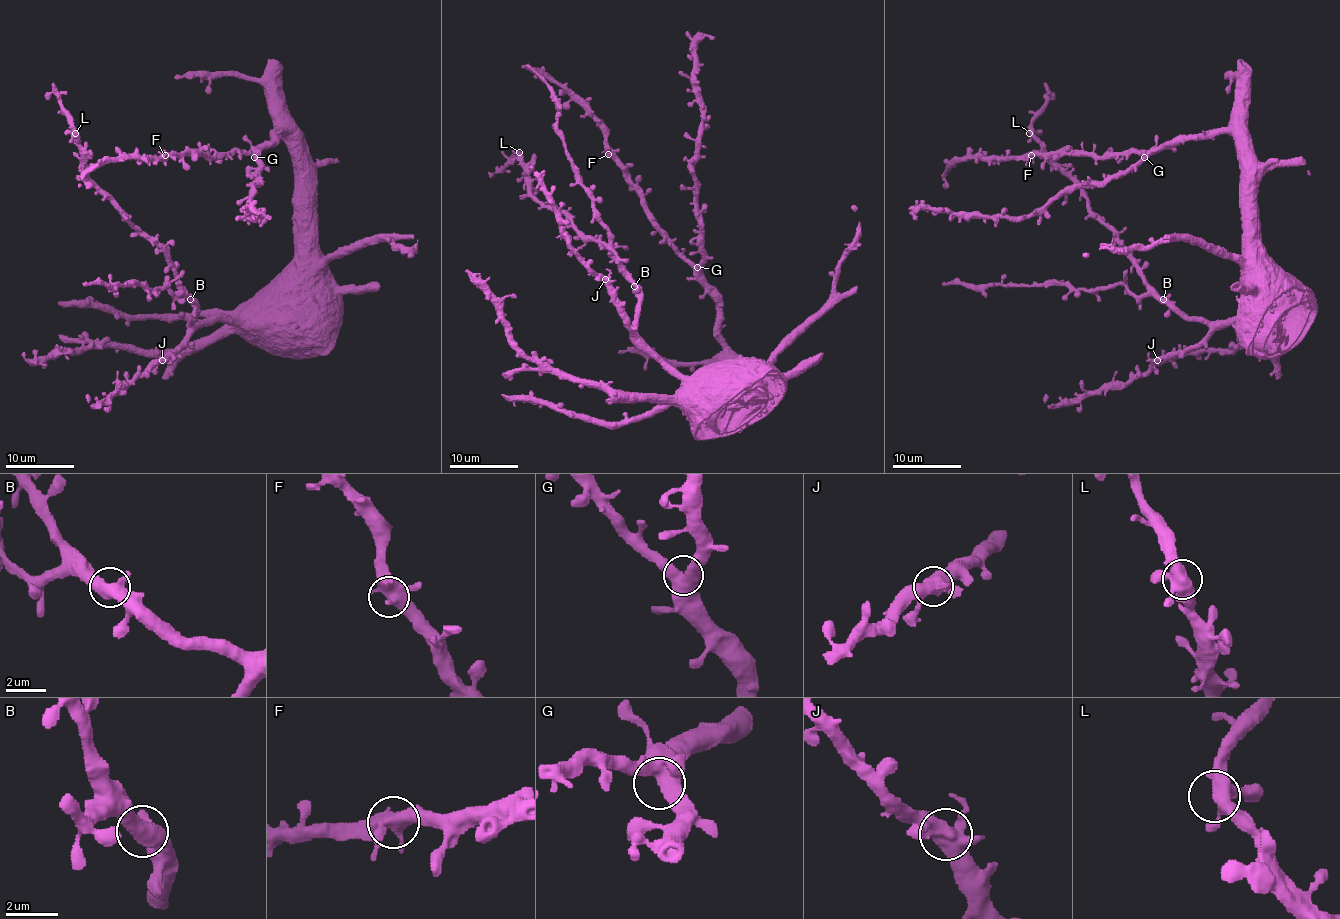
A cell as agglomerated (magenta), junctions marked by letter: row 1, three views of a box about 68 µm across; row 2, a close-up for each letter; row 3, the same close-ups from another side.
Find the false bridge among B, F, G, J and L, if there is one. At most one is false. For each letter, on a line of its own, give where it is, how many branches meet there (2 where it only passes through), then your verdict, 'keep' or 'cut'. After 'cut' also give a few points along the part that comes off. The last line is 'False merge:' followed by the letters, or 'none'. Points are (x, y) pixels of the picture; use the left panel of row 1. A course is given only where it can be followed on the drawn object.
B: (190, 299) | 3 | keep
F: (165, 155) | 5 | keep
G: (254, 157) | 4 | keep
J: (162, 360) | 5 | keep
L: (75, 133) | 4 | keep
False merge: none

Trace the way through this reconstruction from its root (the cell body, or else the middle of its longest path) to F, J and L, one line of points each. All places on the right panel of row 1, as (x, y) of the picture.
F: (1271, 310), (1268, 286), (1251, 250), (1251, 162), (1230, 133), (1174, 138), (1144, 152), (1031, 155)
J: (1271, 310), (1270, 306), (1252, 306), (1252, 318), (1222, 322), (1198, 344), (1156, 360)
L: (1271, 310), (1252, 306), (1252, 318), (1186, 320), (1146, 282), (1117, 236), (1091, 210), (1084, 191), (1029, 133)

